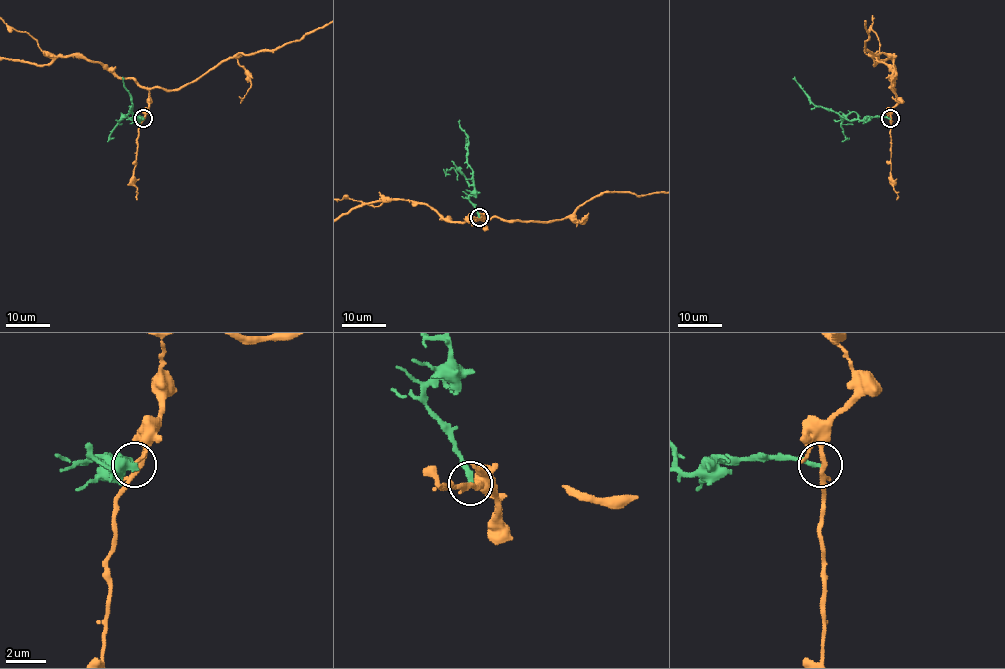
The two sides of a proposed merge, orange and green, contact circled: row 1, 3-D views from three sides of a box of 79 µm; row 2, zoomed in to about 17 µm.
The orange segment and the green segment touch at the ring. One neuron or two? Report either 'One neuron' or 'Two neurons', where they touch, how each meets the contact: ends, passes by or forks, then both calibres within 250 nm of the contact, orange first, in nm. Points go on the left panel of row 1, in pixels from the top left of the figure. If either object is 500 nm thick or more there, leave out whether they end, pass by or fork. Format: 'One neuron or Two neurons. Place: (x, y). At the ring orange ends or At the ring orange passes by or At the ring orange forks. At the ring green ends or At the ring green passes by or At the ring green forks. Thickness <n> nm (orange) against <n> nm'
Two neurons. Place: (143, 118). At the ring orange passes by. At the ring green ends. Thickness 240 nm (orange) against 240 nm

